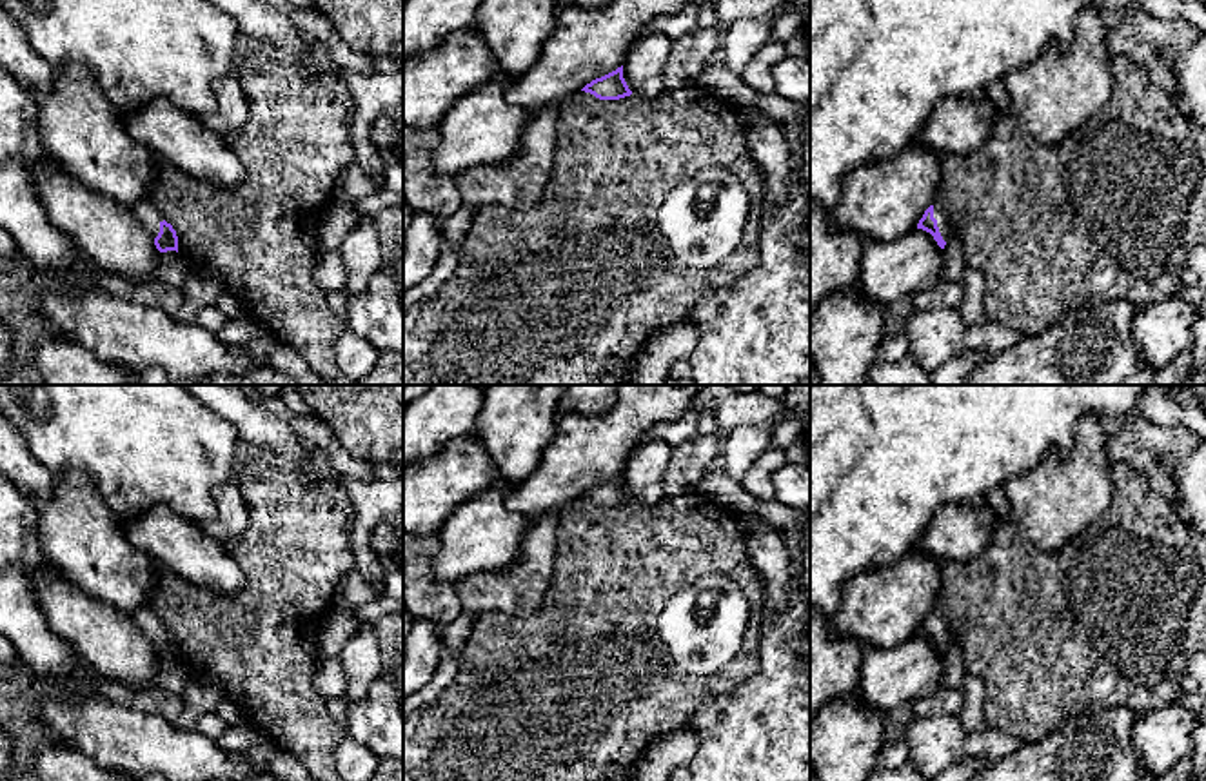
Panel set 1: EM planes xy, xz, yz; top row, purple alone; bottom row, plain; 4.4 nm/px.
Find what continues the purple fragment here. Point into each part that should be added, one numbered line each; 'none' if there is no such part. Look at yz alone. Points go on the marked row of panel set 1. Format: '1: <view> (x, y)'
1: yz (945, 224)

